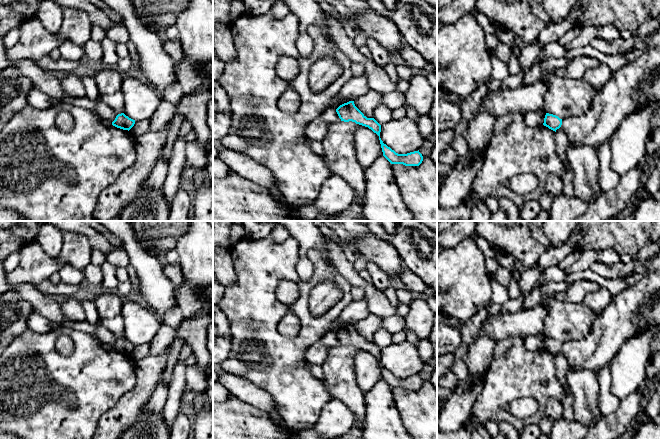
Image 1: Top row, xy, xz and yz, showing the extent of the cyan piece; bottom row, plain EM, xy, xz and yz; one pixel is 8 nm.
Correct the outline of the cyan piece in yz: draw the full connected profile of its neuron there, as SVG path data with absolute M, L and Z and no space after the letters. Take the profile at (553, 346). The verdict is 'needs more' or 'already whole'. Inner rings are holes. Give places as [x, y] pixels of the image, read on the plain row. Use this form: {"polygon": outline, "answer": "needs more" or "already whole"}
{"polygon": "M546 337L543 349L556 356L562 349L562 343L556 339Z", "answer": "already whole"}

